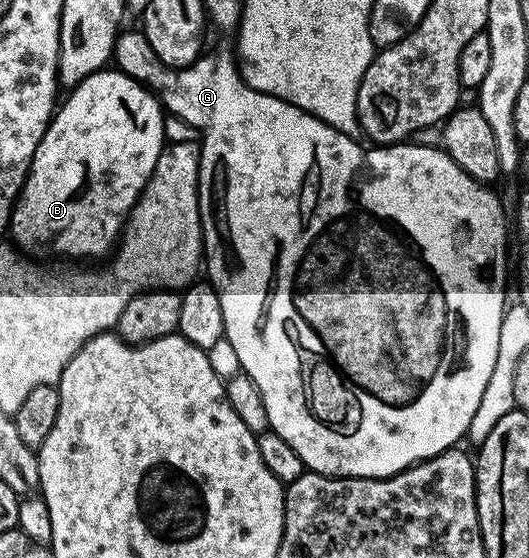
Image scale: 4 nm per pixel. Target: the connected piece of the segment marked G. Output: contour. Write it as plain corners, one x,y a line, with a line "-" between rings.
141,30
135,32
120,31
115,40
115,51
113,53
113,64
120,72
127,76
132,76
139,84
145,84
156,96
159,97
160,104
170,115
177,120
183,120
189,126
193,126
199,131
201,137
201,147
199,149
199,213
203,223
203,251
205,253
205,272
208,272
210,283
214,284
221,298
221,314
223,315
223,334
226,343
231,343
231,348
235,351
235,356
239,359
242,375
253,378
257,390
261,390
261,402
265,402
265,414
269,414
271,423
270,431
275,432
297,454
303,459
304,469
320,472
322,476
364,476
370,480
380,480
386,476
396,476
413,464
421,460
432,460
437,454
447,451
448,448
456,447
467,434
469,422
473,422
473,414
477,414
477,405
481,403
481,394
485,394
485,386
489,383
489,374
493,374
493,365
497,362
497,338
501,338
501,322
505,311
503,304
503,291
507,288
507,228
509,232
509,216
503,213
503,204
499,201
499,196
494,192
494,187
480,184
457,162
448,152
443,151
442,147
435,146
430,148
427,144
415,144
416,142
400,142
386,146
366,146
362,148
358,139
347,136
343,132
338,132
333,126
321,122
313,114
285,102
281,98
273,98
261,90
253,90
243,80
243,73
239,71
237,56
234,51
227,48
215,48
204,51
199,59
194,60
187,68
170,68
168,64
162,64
153,54
153,46
145,38

